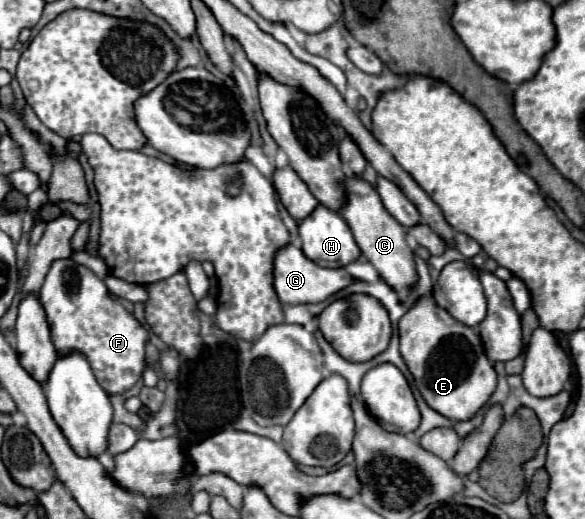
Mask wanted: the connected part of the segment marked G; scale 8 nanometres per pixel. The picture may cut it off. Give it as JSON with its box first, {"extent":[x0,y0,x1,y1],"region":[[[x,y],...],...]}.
{"extent":[274,243,352,303],"region":[[[288,243],[280,247],[274,255],[274,291],[280,299],[280,303],[318,303],[334,295],[336,291],[344,289],[352,283],[352,277],[346,273],[346,269],[326,269],[310,261],[300,247]]]}

